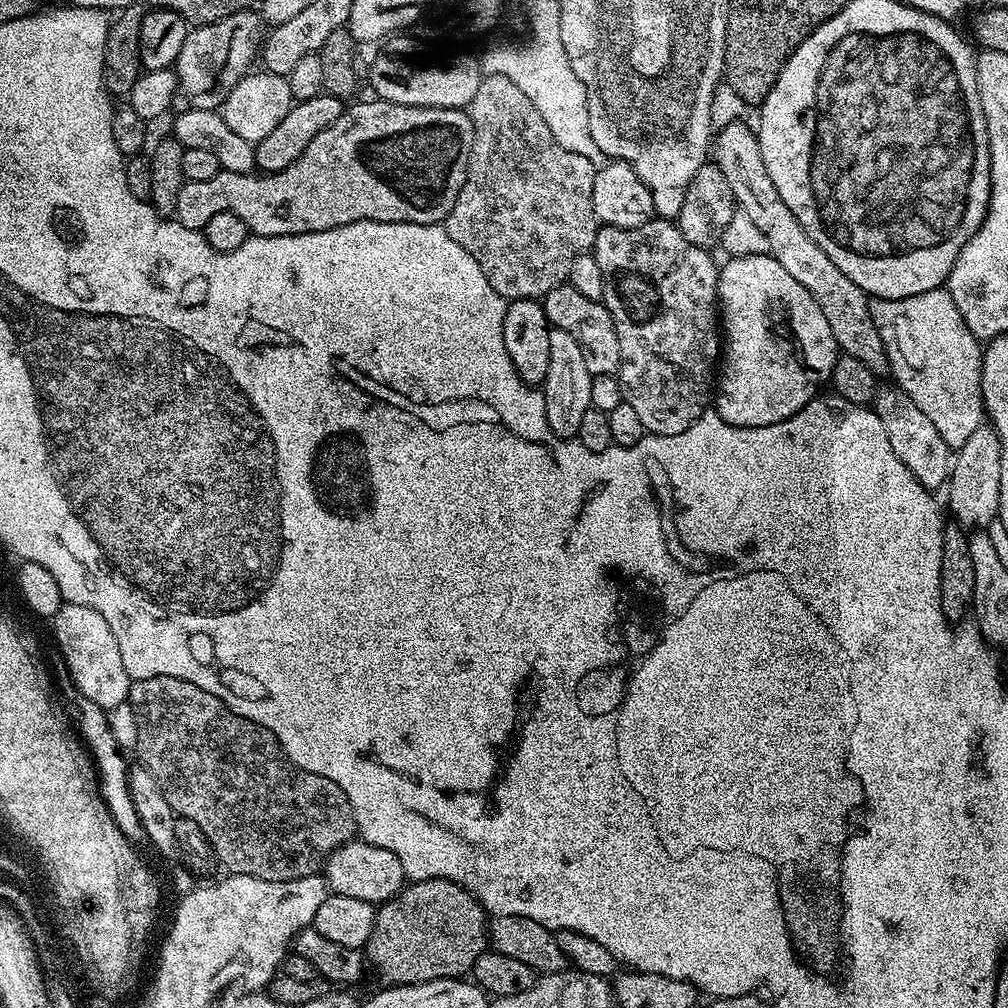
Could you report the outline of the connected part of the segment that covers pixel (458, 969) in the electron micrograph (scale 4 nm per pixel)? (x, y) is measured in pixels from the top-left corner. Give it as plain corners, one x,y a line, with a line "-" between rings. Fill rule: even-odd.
442,878
417,880
400,889
390,900
384,901
376,910
374,930
366,945
366,960
376,967
380,984
425,984
431,980
464,978
471,973
474,962
482,953
489,951
488,922
490,916
484,907
462,886

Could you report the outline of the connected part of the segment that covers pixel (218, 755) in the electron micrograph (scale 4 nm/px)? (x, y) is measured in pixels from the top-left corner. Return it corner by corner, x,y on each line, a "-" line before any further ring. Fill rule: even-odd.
155,676
145,680
133,680
128,698
127,707
132,707
132,716
136,719
136,752
139,763
143,764
150,774
154,774
154,782
166,794
166,802
170,802
172,811
177,817
194,822
202,834
206,834
208,845
212,847
212,855
228,867
227,871
234,876
249,876
250,878
266,878
270,882
286,882
294,878
306,878
317,875
323,869
330,854
344,844
349,844
357,835
354,810
350,806
350,798
342,794
338,782
330,778
322,778
322,774
310,774
310,770
302,770
294,762
288,760
288,755
282,750
278,738
266,730
258,722
250,718
242,718
230,711
214,694
202,690
202,686
194,686
194,682
186,682
182,678
169,676

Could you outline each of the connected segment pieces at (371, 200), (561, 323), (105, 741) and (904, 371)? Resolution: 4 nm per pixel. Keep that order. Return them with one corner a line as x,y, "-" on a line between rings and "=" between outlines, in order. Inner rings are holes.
371,99
361,104
349,103
338,122
330,122
326,130
318,133
314,142
302,150
302,158
286,166
286,170
267,174
222,170
203,182
185,180
178,194
174,219
199,232
210,218
214,218
214,214
229,212
238,214
253,236
310,234
334,230
359,220
387,224
440,224
450,214
454,198
458,198
458,190
462,190
462,182
466,182
470,150
474,146
472,120
462,108
419,108
=
565,282
554,286
554,290
544,295
542,303
549,325
566,330
566,334
571,334
574,342
582,346
582,358
586,358
586,370
590,370
592,376
616,376
619,373
618,330
614,330
614,318
601,301
585,298
580,291
574,290
572,284
=
77,695
75,699
76,720
74,716
74,724
78,729
79,739
86,745
95,763
95,770
99,779
100,797
106,802
114,822
117,823
125,838
135,846
143,845
147,841
148,835
146,830
142,830
142,822
138,822
138,810
134,810
134,798
130,798
130,786
128,785
130,764
129,761
124,761
124,756
120,753
120,744
116,741
116,732
108,725
109,713
94,702
90,702
90,698
=
938,287
926,294
914,294
910,298
873,299
868,309
888,355
890,376
896,379
893,380
895,387
901,388
910,402
914,402
914,406
918,406
918,410
922,410
922,414
934,422
938,434
942,434
942,442
946,442
953,450
960,448
962,442
967,442
970,434
974,434
985,423
986,413
980,385
982,344
966,326
962,314
958,314
954,298
943,287

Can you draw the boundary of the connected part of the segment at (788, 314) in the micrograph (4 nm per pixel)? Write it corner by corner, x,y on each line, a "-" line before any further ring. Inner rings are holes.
734,256
725,259
719,265
718,271
720,281
716,287
716,294
718,297
718,316
722,321
724,341
722,344
722,367
718,372
718,391
714,396
714,410
730,426
738,426
739,428
757,428
758,426
770,426
774,422
782,422
803,410
823,389
820,387
823,384
825,387
829,383
838,355
834,334
830,334
830,325
826,322
825,316
822,315
822,310
818,310
818,302
814,302
814,298
810,298
810,290
806,290
806,286
797,282
773,256

